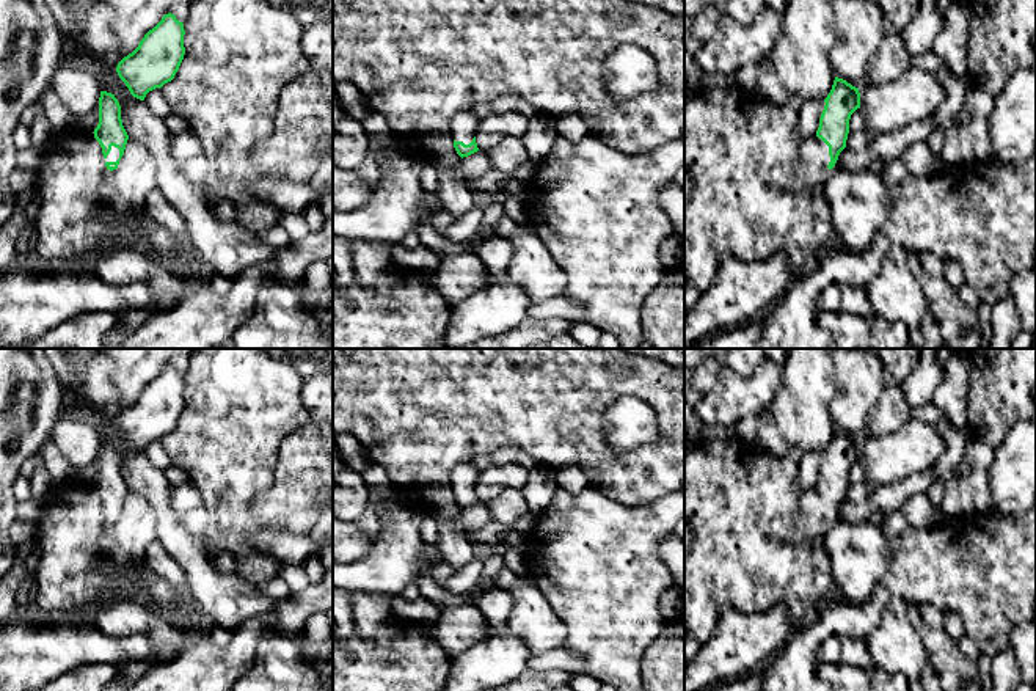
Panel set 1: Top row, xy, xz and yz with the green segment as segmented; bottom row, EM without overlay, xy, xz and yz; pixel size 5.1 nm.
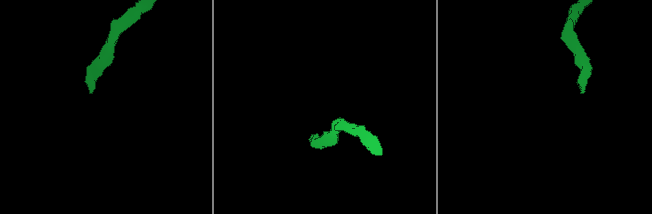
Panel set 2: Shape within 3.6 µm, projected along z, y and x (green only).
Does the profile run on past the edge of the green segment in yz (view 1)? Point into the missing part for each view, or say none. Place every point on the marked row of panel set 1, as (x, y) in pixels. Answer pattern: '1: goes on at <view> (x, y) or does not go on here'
1: goes on at yz (810, 168)

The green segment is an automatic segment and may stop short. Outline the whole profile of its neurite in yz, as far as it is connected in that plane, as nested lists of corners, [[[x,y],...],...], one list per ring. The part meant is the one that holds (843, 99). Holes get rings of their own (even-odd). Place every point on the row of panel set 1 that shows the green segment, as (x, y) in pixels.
[[[835,77],[816,133],[802,141],[793,171],[801,192],[823,188],[840,152],[846,148],[851,115],[860,108],[859,88]]]

